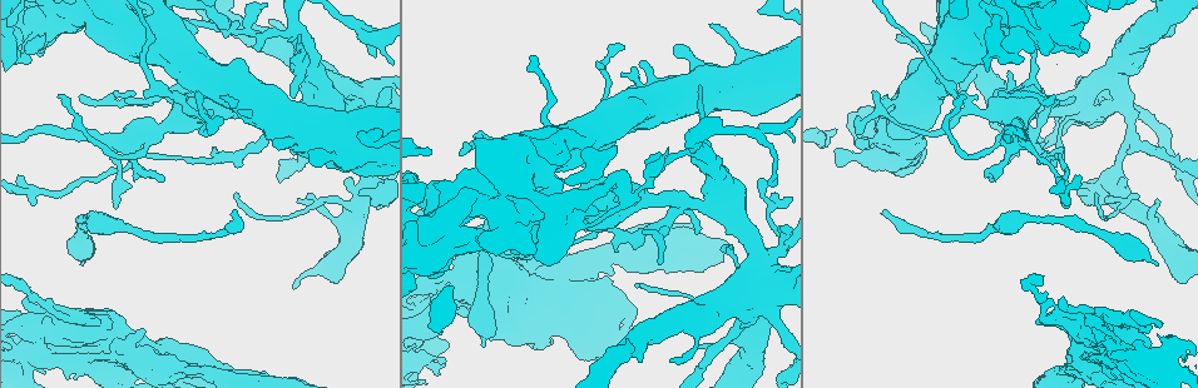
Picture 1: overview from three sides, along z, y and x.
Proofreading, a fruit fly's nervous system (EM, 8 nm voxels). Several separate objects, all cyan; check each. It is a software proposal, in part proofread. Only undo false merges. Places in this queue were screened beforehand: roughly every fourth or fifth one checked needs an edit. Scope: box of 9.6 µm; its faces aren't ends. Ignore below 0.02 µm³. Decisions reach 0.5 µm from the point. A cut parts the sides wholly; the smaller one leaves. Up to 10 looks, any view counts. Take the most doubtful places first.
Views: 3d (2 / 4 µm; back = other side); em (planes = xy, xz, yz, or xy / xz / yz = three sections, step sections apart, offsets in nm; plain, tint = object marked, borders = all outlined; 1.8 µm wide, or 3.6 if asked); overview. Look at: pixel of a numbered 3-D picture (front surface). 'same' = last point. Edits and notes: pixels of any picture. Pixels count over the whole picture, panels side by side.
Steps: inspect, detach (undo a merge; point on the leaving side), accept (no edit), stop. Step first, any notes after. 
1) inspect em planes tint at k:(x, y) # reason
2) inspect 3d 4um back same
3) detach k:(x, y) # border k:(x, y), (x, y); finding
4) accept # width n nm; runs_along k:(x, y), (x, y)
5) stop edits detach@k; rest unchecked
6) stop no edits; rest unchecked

inspect em planes plain at 1:(764, 304) # touches itself

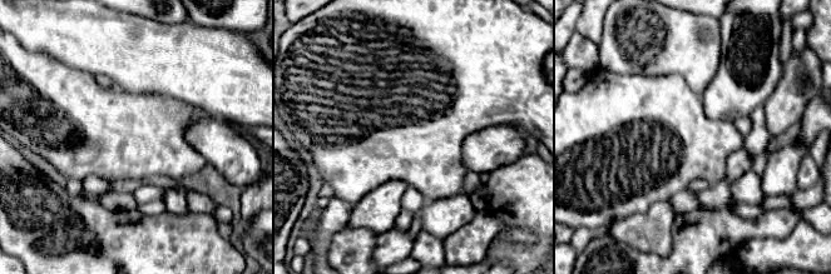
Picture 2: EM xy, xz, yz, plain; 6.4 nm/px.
inspect em planes tint same # with the object marked

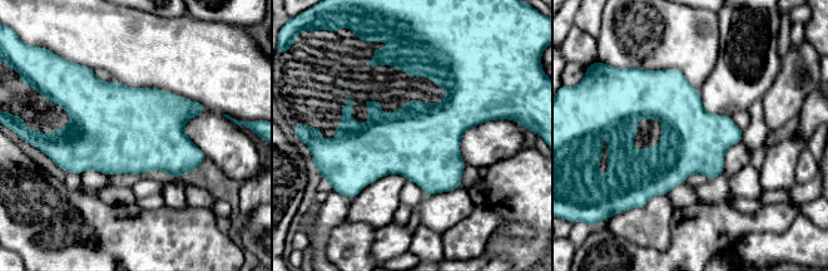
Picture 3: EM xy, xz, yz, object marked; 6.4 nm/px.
accept # all the same neuron

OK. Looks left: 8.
inspect em yz step 4 tint at 1:(426, 252) # sharp bend

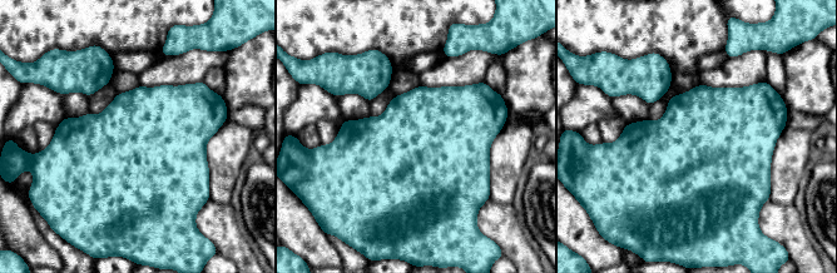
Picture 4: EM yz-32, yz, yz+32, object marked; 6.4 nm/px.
accept # one neuron here

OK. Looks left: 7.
inspect 3d 4um at 1:(74, 363) # thick turns thin

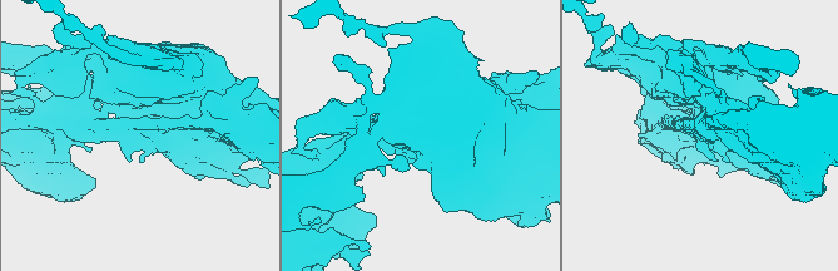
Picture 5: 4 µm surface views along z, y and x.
inspect em planes borders at 5:(700, 138)

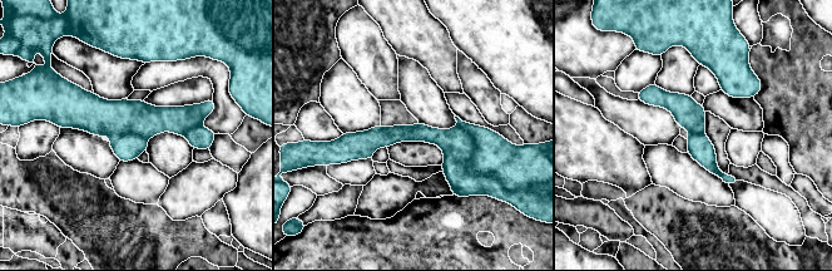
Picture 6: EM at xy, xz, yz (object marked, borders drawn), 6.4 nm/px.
detach 6:(456, 143) # width 120 nm; a second neuron is stuck on

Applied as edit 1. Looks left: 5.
inspect em yz step 8 tint at 1:(84, 217) # thick turns thin

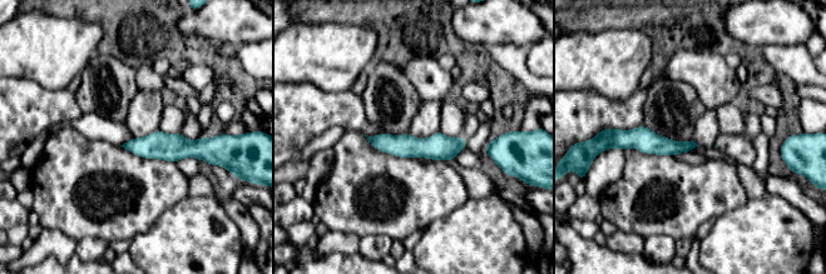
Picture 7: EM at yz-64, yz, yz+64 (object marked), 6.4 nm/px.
inspect em xy step 16 borders same

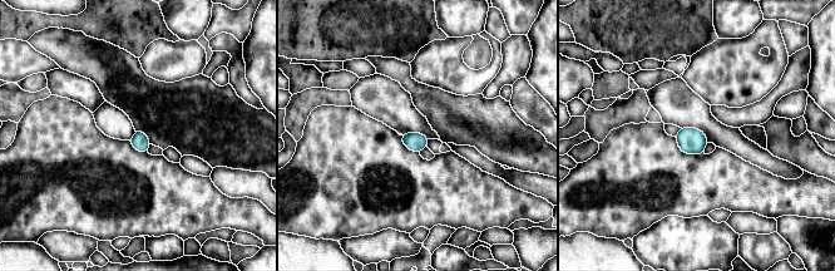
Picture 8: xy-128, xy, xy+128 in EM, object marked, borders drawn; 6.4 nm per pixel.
accept # continuous, no second neuron

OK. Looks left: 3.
stop edits detach@6; rest unchecked

